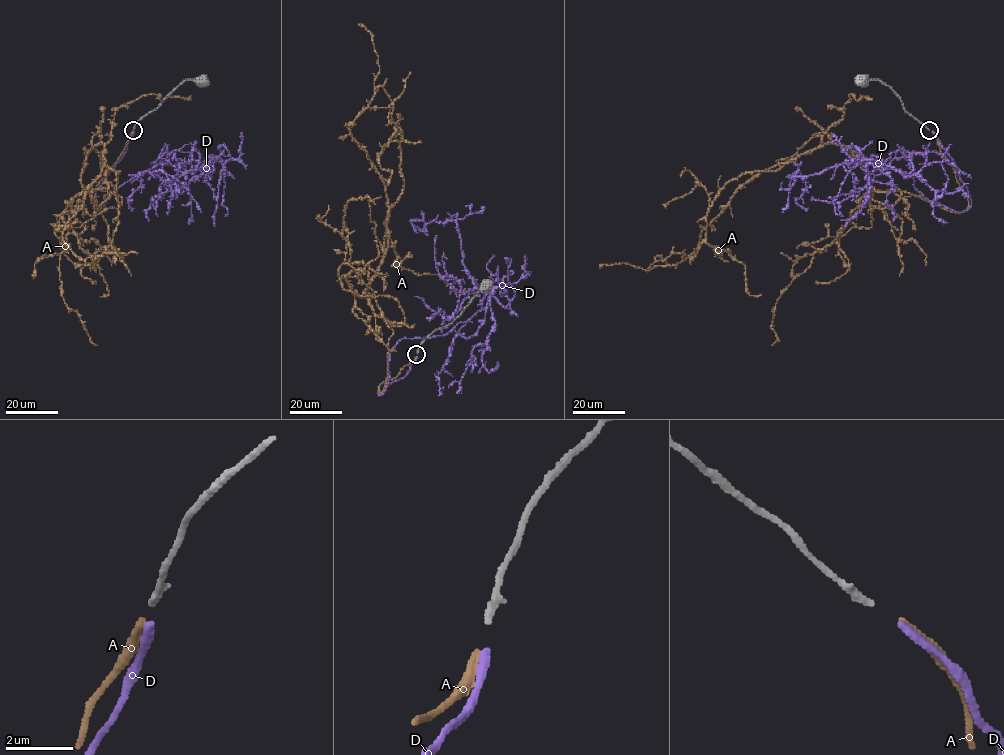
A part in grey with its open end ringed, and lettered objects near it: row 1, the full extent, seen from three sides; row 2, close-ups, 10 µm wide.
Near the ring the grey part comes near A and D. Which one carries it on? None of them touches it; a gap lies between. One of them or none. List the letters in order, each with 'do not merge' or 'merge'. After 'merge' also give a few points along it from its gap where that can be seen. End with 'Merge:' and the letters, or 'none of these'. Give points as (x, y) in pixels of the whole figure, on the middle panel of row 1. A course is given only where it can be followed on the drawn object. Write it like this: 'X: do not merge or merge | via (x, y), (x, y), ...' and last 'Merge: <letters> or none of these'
A: merge | via (416, 356), (380, 393), (394, 331), (364, 291), (387, 248), (388, 203), (346, 126), (379, 72), (359, 23)
D: do not merge
Merge: A

